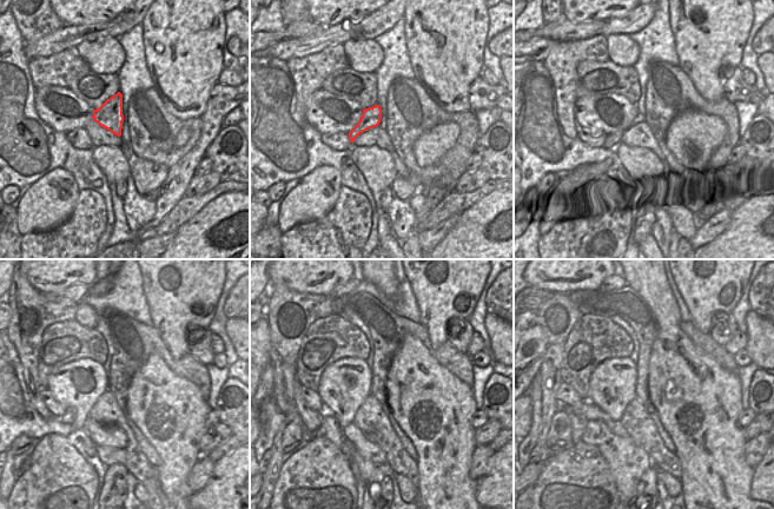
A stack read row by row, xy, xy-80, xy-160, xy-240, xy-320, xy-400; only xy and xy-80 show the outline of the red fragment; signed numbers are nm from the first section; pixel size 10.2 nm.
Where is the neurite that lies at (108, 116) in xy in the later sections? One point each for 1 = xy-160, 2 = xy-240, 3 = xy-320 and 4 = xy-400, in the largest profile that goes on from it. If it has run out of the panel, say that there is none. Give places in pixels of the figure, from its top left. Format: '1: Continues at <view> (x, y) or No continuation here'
1: Continues at xy-160 (613, 139)
2: Continues at xy-240 (68, 417)
3: Continues at xy-320 (329, 429)
4: Continues at xy-400 (627, 461).

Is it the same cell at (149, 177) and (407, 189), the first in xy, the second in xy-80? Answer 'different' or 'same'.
same

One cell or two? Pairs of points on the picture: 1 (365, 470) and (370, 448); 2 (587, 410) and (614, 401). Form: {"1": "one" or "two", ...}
{"1": "two", "2": "two"}

